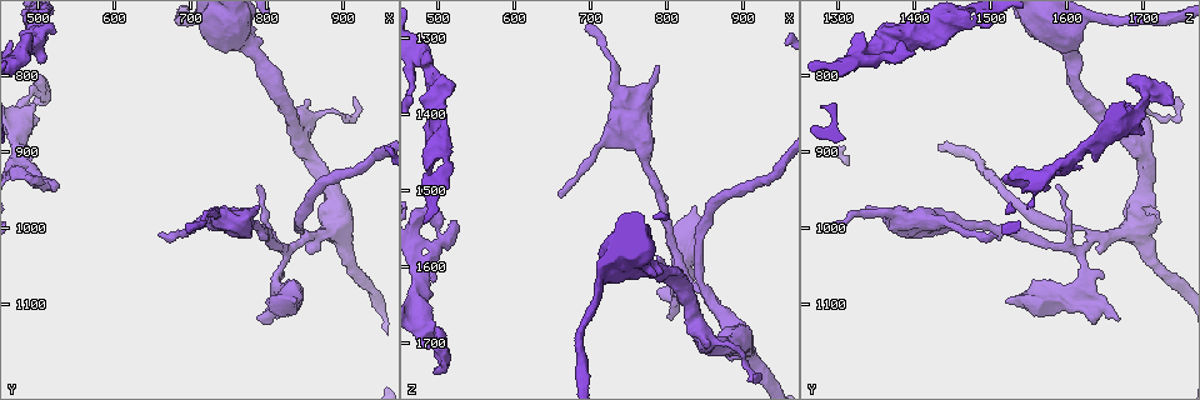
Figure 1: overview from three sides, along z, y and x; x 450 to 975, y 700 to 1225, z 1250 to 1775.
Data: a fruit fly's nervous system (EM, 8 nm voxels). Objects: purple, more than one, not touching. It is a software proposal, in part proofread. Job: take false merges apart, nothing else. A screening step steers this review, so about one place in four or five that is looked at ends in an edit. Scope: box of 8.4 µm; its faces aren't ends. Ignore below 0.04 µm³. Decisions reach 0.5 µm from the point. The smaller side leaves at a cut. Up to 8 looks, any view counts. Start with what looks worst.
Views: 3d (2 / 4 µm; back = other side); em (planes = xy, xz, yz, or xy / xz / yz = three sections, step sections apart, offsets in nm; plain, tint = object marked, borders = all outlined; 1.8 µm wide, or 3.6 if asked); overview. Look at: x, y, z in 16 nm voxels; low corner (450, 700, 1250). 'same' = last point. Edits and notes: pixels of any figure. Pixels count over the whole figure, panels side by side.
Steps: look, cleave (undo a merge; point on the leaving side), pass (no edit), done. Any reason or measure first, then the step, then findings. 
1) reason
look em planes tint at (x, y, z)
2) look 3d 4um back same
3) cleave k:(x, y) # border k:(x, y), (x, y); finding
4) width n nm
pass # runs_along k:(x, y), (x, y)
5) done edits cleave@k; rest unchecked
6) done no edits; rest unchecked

closes a loop
look 3d 2um back at (520, 940, 1555)

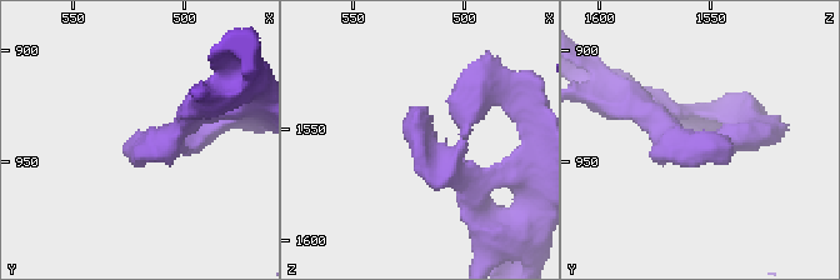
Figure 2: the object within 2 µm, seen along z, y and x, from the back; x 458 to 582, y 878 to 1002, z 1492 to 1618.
need the tissue
look em yz step 16 borders at (520, 946, 1554)

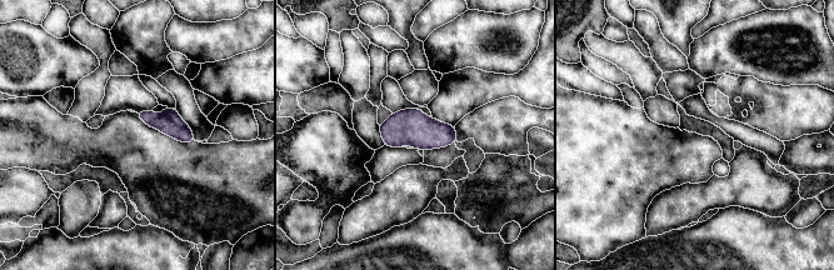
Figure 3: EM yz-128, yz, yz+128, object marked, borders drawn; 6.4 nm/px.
look em planes borders same

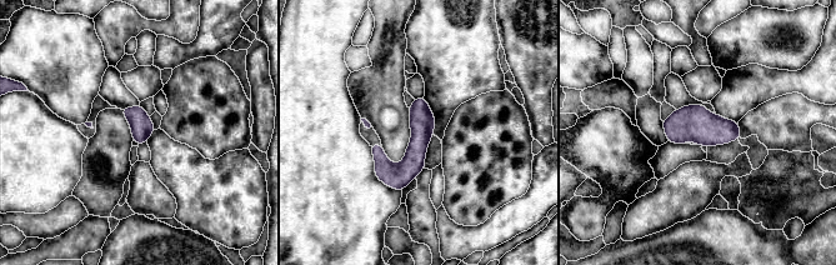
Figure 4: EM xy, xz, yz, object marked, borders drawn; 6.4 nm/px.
pass # runs_along 4:(421, 100), (414, 163), (394, 185); one cell here

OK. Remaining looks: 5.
abrupt turn
look em planes tint at (900, 975, 1690)

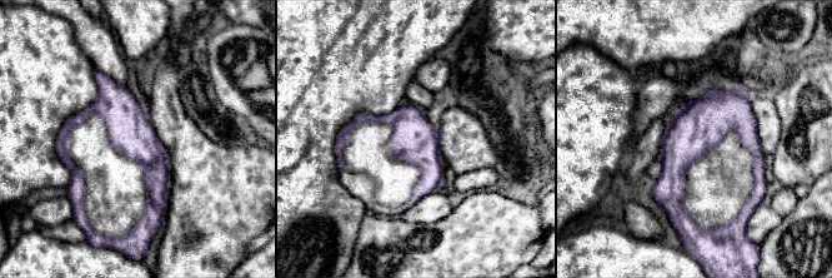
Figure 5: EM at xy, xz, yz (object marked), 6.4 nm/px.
width 280 nm
pass # runs_along 5:(745, 88), (676, 157), (682, 213); continuous, no second cell

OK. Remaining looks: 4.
abrupt turn
look 3d 4um at (490, 825, 1710)

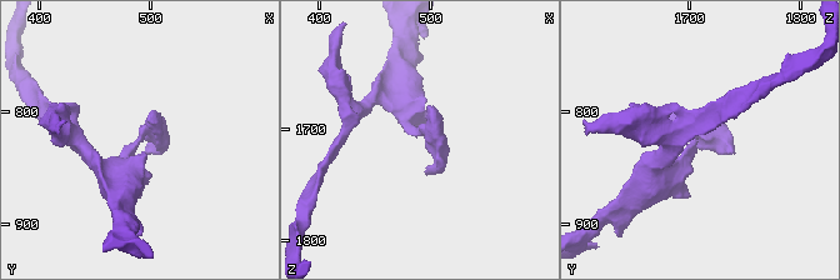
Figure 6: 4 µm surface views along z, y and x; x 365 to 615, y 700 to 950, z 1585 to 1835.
look em planes tint at (494, 824, 1706)

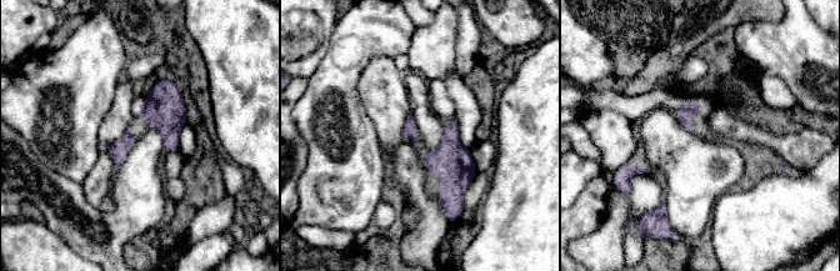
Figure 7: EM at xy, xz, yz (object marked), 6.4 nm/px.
width 70 nm
pass # continuous, no second cell

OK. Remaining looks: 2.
done no edits; rest unchecked

